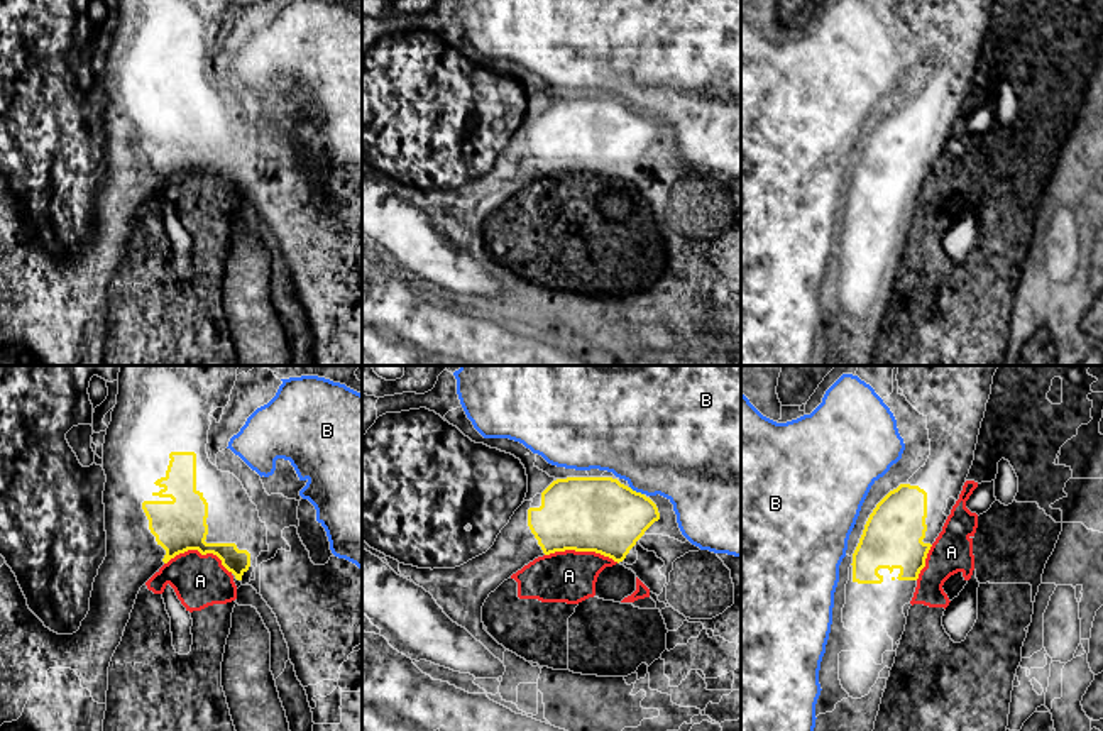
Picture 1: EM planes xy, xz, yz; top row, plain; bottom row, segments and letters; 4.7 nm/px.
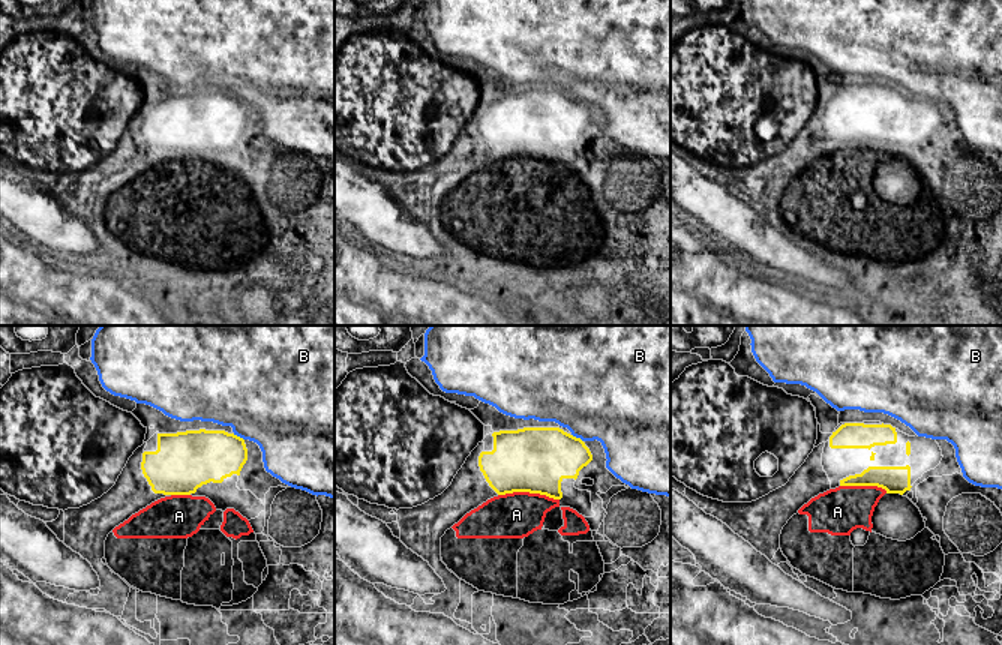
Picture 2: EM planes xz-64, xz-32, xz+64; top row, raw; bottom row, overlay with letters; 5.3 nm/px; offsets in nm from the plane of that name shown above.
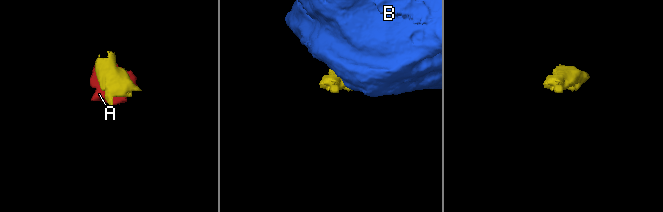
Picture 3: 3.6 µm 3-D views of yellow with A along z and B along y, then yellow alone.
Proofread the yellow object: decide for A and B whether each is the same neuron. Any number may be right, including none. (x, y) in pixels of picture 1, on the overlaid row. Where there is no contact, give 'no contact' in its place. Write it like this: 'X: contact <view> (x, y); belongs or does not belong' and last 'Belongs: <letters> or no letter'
A: contact xz (582, 550); does not belong
B: contact xz (635, 491); does not belong
Belongs: no letter

